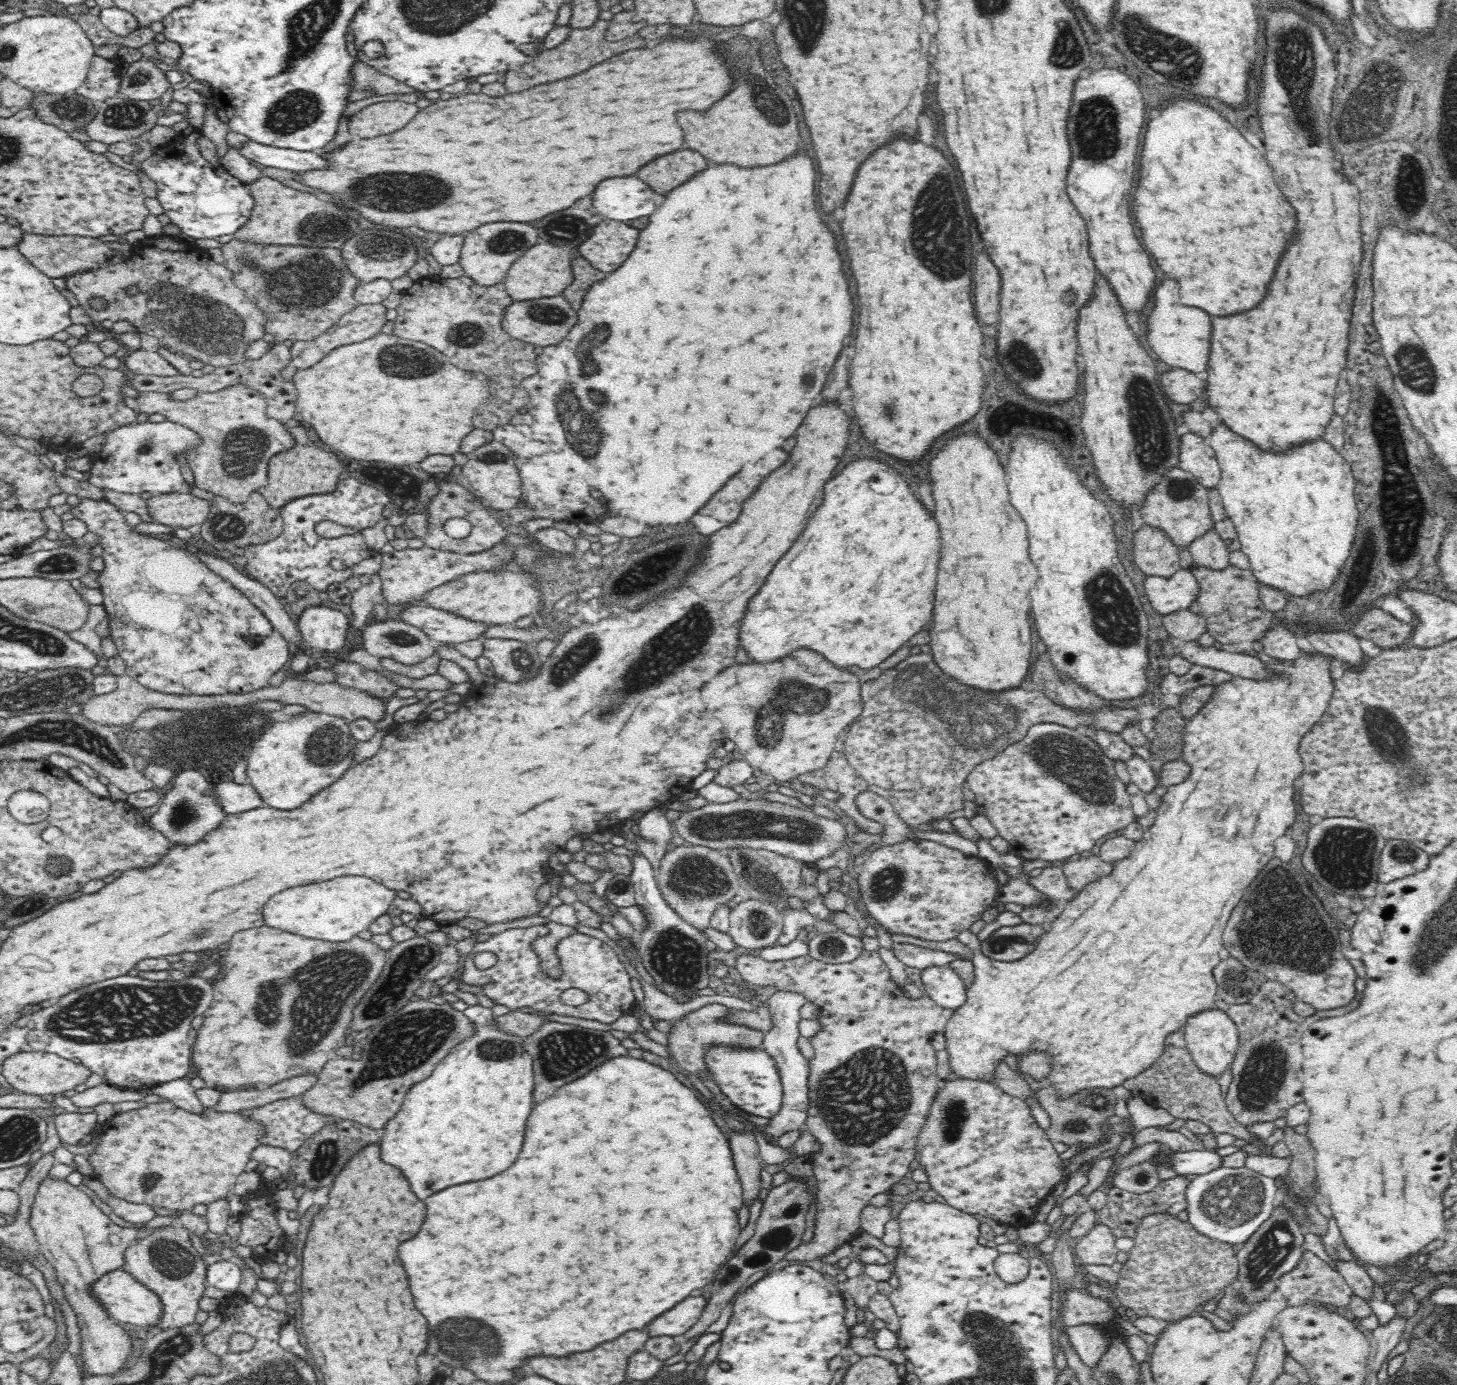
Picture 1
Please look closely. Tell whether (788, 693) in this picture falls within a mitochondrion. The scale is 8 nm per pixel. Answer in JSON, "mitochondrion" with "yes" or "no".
{"mitochondrion":"yes"}

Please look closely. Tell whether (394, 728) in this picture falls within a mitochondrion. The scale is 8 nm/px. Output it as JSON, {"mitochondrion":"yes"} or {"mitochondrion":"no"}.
{"mitochondrion":"no"}

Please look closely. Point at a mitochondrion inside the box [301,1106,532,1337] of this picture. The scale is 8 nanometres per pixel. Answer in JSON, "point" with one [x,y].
{"point":[329,1152]}

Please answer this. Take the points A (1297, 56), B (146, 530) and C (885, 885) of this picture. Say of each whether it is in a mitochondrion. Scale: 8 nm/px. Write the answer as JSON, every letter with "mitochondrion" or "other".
{"A":"mitochondrion","B":"other","C":"mitochondrion"}

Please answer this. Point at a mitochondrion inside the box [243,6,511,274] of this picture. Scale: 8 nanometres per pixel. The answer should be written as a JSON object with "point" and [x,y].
{"point":[381,189]}

